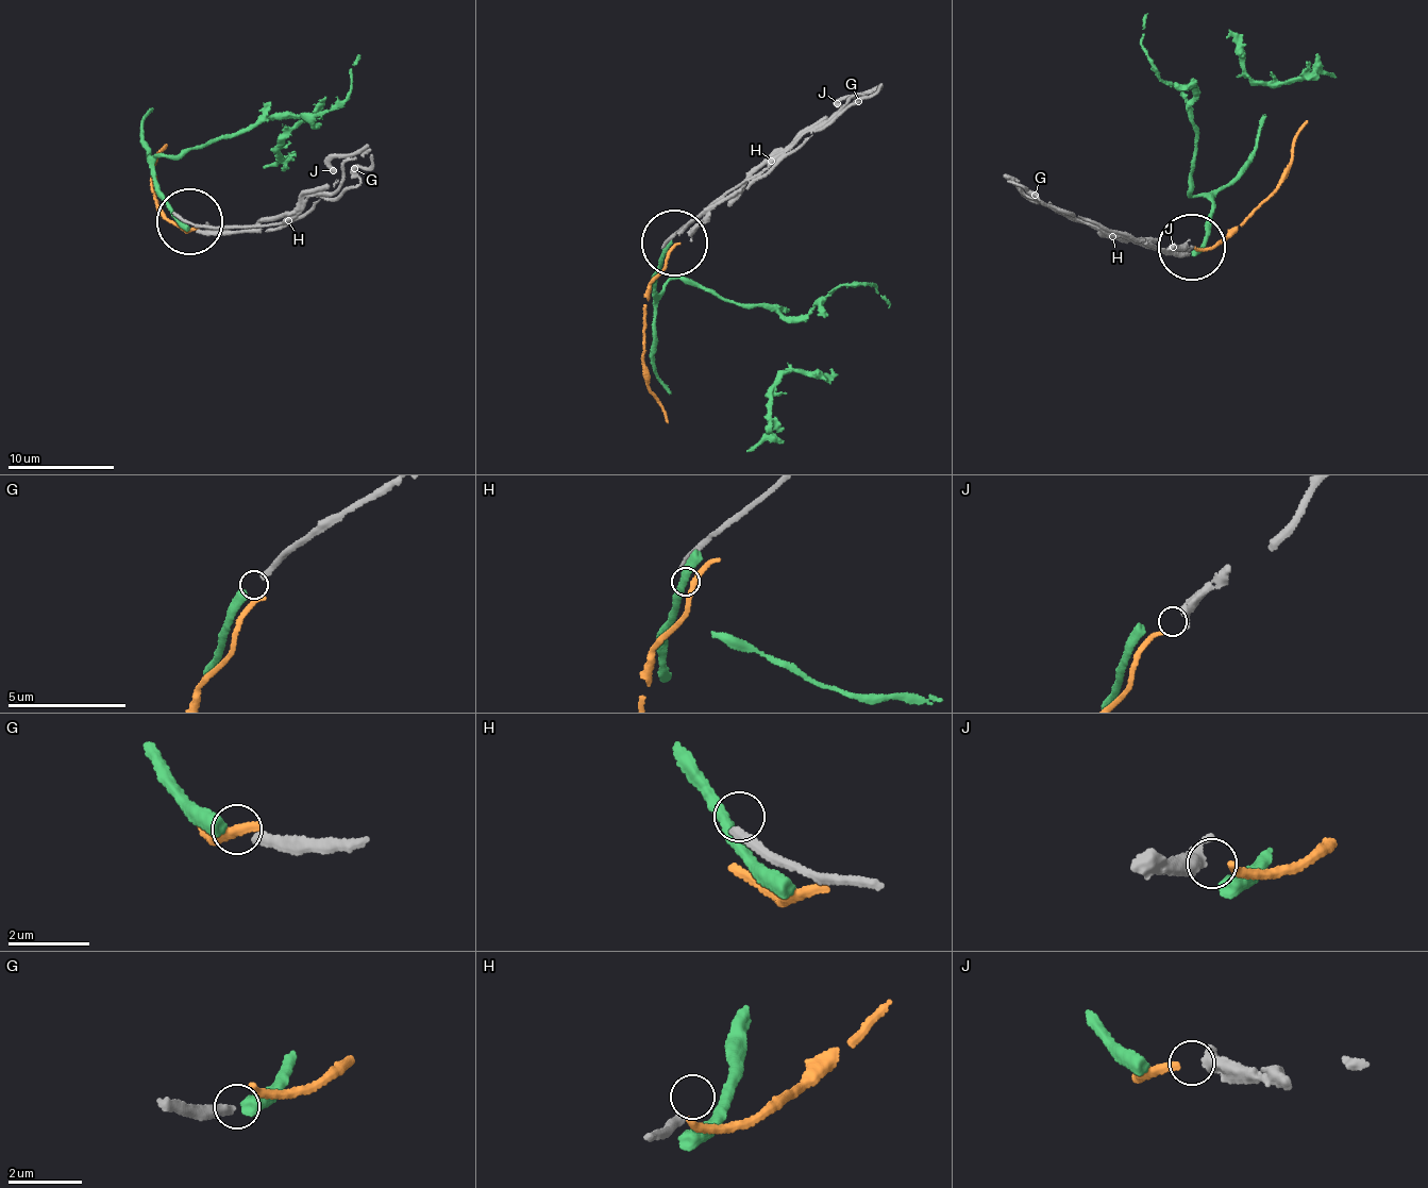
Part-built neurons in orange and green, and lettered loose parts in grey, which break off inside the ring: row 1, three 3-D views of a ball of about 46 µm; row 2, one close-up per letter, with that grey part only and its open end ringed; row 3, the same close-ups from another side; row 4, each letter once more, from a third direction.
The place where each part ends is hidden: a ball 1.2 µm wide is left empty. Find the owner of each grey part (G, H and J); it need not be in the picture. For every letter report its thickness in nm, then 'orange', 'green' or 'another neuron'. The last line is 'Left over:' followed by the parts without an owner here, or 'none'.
G: 240 nm thick; green
H: 200 nm thick; another neuron
J: 460 nm thick; orange
Left over: H

